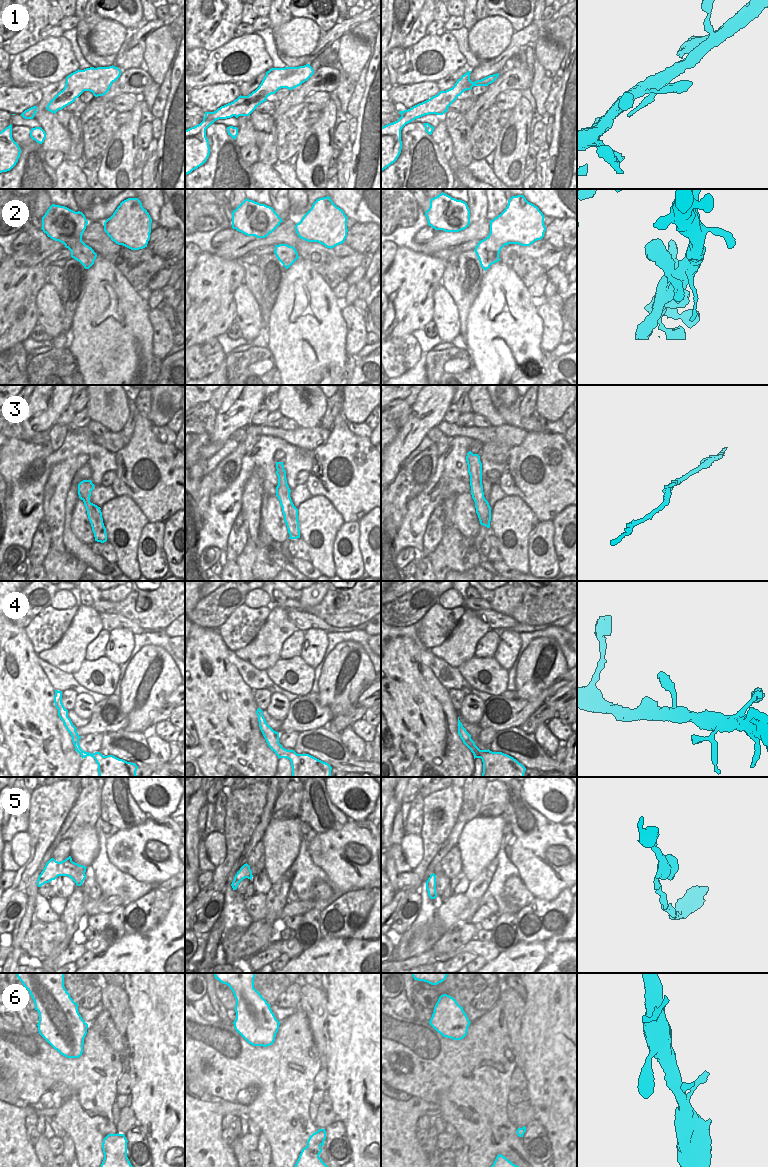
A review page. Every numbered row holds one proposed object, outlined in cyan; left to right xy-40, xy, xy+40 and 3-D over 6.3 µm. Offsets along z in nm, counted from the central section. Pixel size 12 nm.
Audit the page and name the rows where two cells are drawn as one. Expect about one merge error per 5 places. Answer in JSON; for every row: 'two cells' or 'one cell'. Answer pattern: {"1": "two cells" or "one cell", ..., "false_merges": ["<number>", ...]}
{"1": "one cell", "2": "one cell", "3": "one cell", "4": "one cell", "5": "one cell", "6": "one cell", "false_merges": []}

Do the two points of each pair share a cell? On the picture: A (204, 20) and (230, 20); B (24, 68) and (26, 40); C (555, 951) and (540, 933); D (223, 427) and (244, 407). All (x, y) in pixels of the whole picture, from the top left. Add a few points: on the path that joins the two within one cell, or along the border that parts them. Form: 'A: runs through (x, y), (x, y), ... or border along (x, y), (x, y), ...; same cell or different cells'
A: border along (225, 10), (222, 13), (219, 24), (207, 40); different cells
B: border along (40, 39), (12, 56); different cells
C: border along (565, 926), (560, 933), (547, 939), (522, 942); different cells
D: runs through (228, 422), (240, 411); same cell

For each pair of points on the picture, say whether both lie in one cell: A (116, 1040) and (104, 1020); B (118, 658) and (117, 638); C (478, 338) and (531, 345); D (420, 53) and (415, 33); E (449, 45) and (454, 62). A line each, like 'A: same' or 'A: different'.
A: same
B: same
C: same
D: different
E: same

